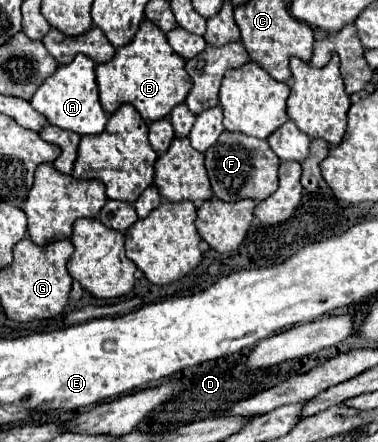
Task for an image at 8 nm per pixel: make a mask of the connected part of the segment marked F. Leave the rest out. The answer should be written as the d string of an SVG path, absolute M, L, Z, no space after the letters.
M223 132L219 140L205 152L205 168L217 198L225 202L235 202L241 198L265 200L277 190L277 168L279 158L267 144L267 140L257 140L239 132Z

